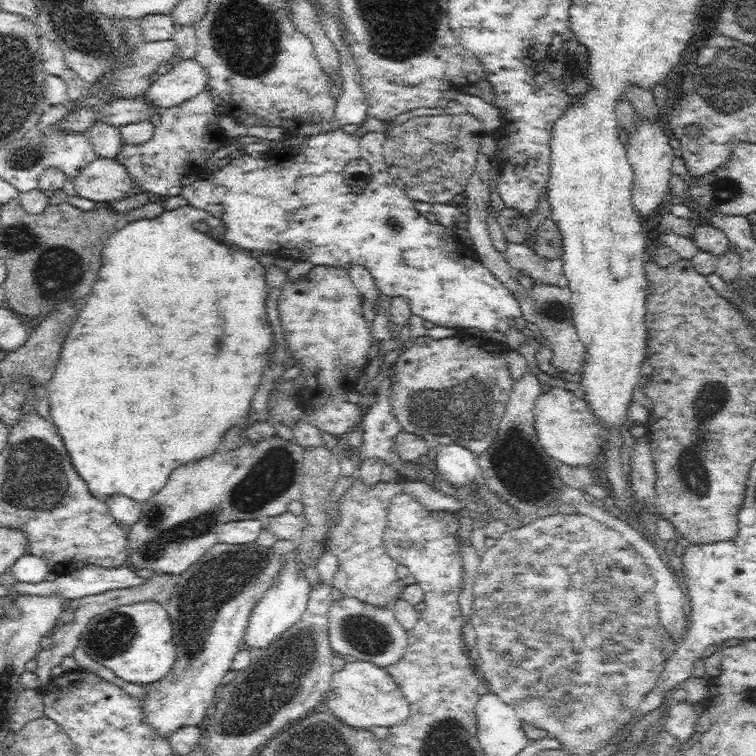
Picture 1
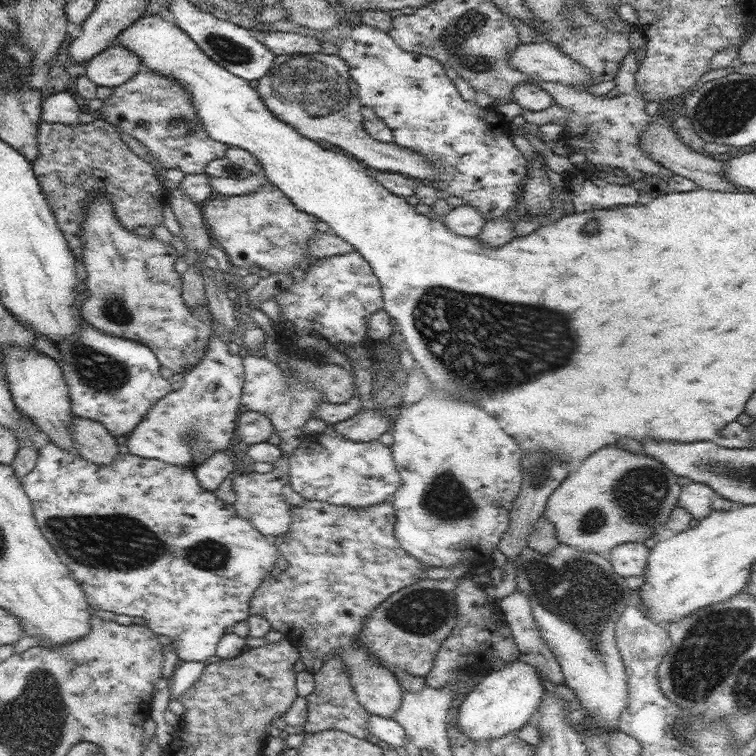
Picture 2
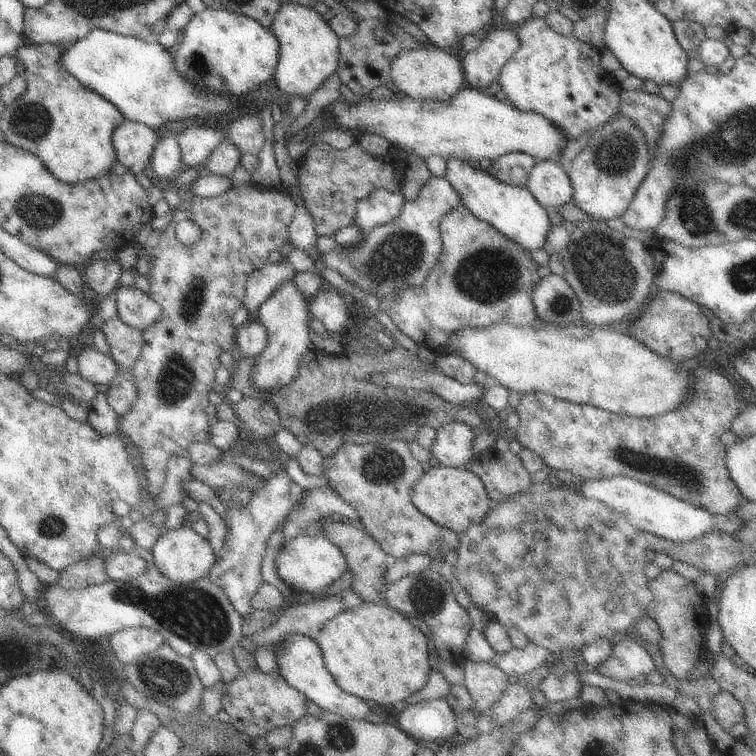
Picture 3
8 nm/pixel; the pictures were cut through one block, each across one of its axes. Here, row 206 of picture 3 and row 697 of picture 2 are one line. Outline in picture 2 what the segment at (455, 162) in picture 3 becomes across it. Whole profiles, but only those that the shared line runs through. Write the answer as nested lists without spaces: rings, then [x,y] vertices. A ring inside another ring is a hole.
[[[520,660],[512,661],[498,671],[484,673],[478,685],[460,703],[456,725],[473,743],[503,737],[517,732],[533,719],[546,693],[535,666]]]

